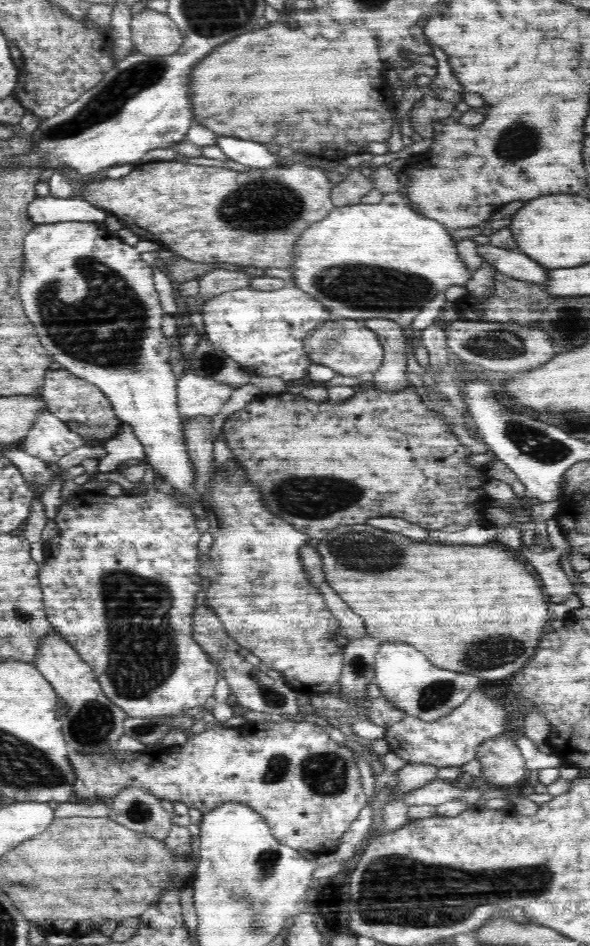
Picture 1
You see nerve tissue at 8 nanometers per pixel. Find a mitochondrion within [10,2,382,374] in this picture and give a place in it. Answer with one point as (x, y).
(120, 88)

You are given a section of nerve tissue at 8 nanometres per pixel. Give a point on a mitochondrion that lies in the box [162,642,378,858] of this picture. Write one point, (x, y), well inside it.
(326, 773)

